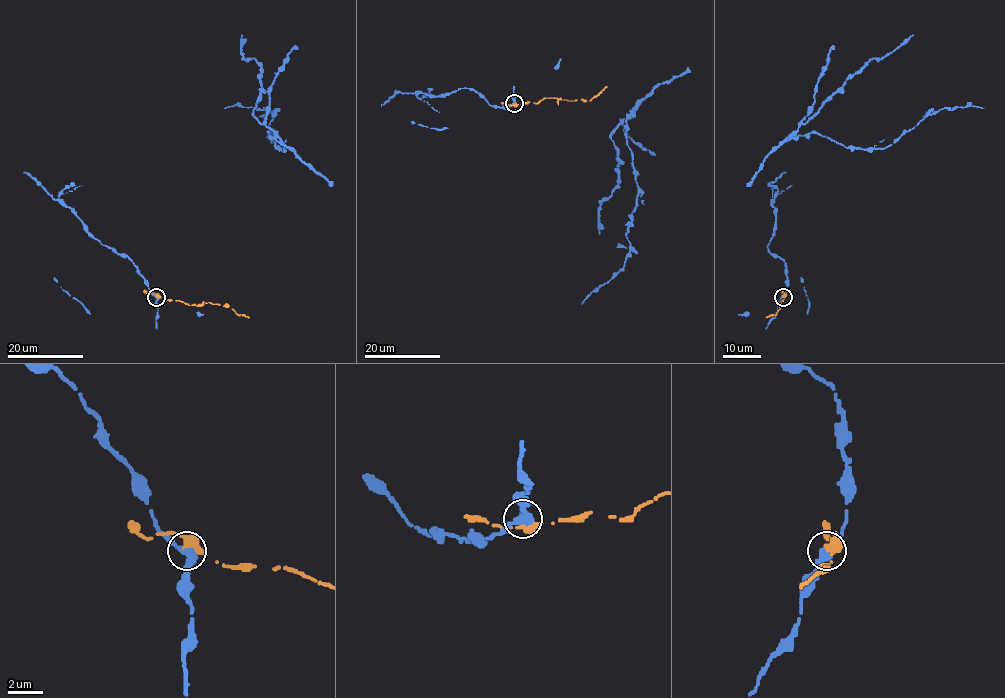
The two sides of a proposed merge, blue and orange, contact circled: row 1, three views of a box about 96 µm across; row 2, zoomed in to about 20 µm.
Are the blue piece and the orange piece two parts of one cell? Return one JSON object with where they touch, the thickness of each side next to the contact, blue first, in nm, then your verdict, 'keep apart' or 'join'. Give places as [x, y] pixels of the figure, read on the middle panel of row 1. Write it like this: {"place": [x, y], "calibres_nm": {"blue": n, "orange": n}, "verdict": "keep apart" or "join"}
{"place": [514, 103], "calibres_nm": {"blue": 420, "orange": 440}, "verdict": "keep apart"}

